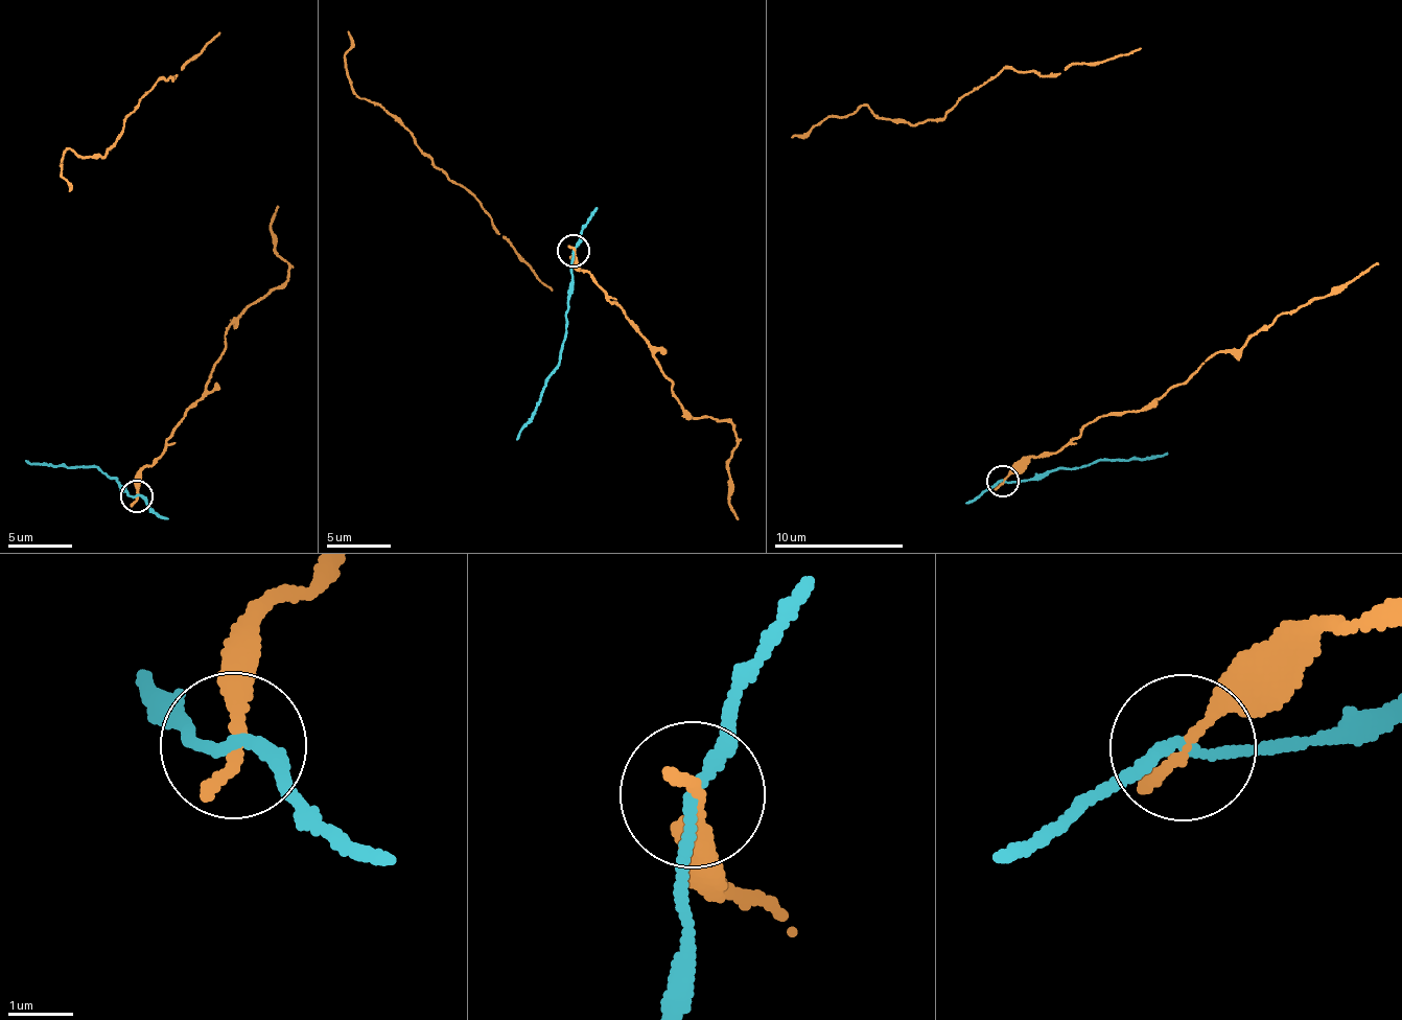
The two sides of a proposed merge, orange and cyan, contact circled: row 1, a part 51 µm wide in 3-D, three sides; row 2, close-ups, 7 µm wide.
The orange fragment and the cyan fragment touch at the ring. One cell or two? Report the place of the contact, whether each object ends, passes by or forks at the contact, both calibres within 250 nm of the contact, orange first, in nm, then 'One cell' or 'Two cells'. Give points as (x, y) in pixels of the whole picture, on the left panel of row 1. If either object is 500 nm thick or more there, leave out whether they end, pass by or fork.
Place: (136, 495). At the ring orange ends. At the ring cyan passes by. Thickness 240 nm (orange) against 160 nm. Two cells

